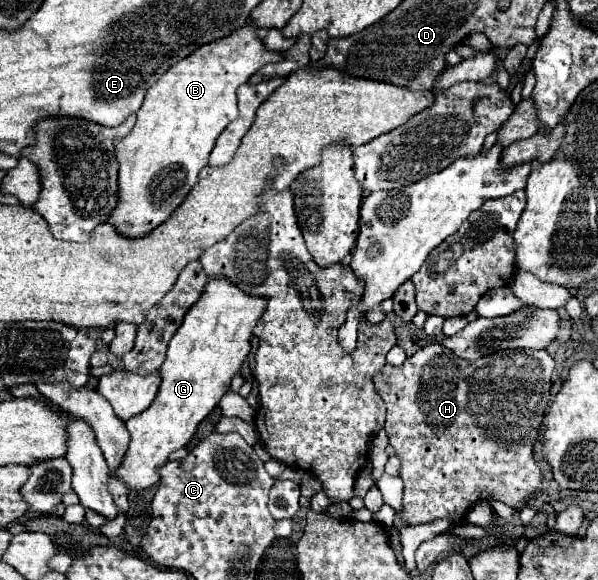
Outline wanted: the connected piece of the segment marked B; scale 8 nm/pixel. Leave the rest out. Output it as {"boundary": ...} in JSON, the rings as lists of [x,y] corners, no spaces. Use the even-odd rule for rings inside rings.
{"boundary":[[[249,24],[243,30],[237,30],[229,38],[221,38],[219,42],[211,42],[201,46],[181,62],[173,64],[159,82],[151,84],[145,94],[145,102],[137,112],[137,122],[131,132],[115,140],[115,156],[119,160],[119,196],[117,206],[107,218],[113,228],[125,238],[143,238],[151,234],[159,224],[163,224],[175,208],[185,200],[197,182],[199,170],[207,164],[209,154],[215,146],[217,136],[225,130],[225,126],[239,116],[235,90],[245,84],[261,66],[267,62],[279,62],[279,52],[269,52],[263,46],[263,40],[255,38],[255,26]]]}

